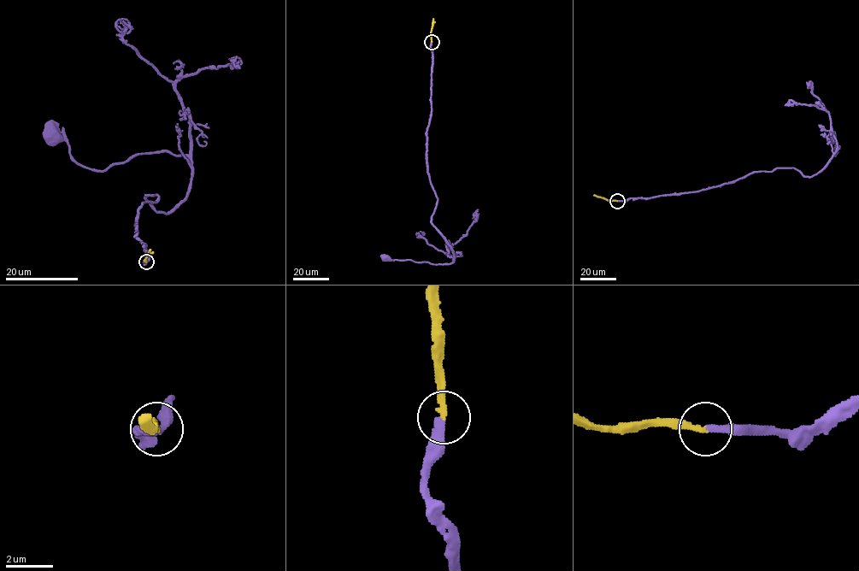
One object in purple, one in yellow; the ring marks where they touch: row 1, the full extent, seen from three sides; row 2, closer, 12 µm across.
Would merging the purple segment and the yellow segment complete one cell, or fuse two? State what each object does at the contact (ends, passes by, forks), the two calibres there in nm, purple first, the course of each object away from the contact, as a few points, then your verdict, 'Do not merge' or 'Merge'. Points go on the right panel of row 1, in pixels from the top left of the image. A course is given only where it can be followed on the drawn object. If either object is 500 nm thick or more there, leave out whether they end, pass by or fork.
At the ring purple ends. At the ring yellow ends. Thickness 320 nm (purple) against 240 nm. Course of purple: (617, 201), (697, 191), (778, 167), (794, 167), (812, 176), (839, 146), (837, 152), (834, 155), (833, 138). Course of yellow: (617, 201), (593, 195). Merge

